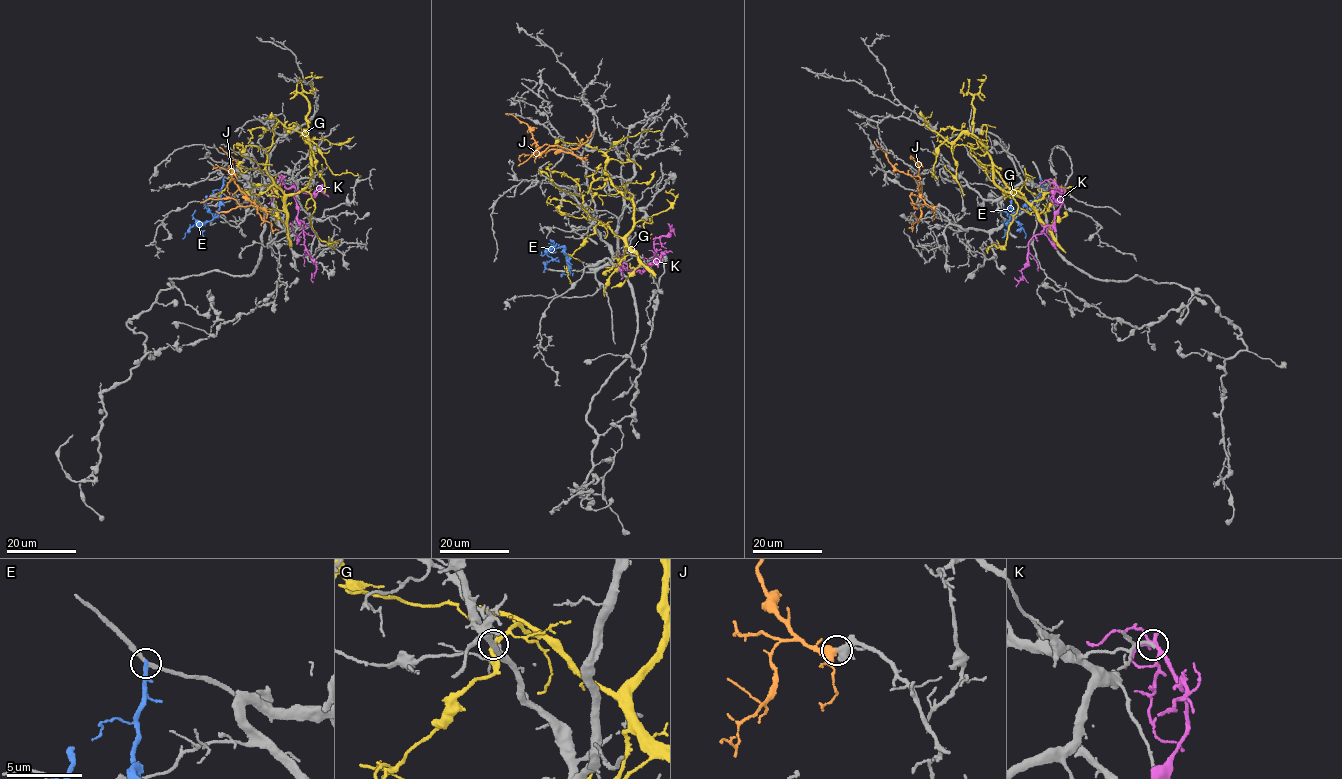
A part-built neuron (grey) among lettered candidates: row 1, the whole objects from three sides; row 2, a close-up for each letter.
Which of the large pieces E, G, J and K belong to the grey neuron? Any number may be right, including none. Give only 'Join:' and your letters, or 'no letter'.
Join: J

